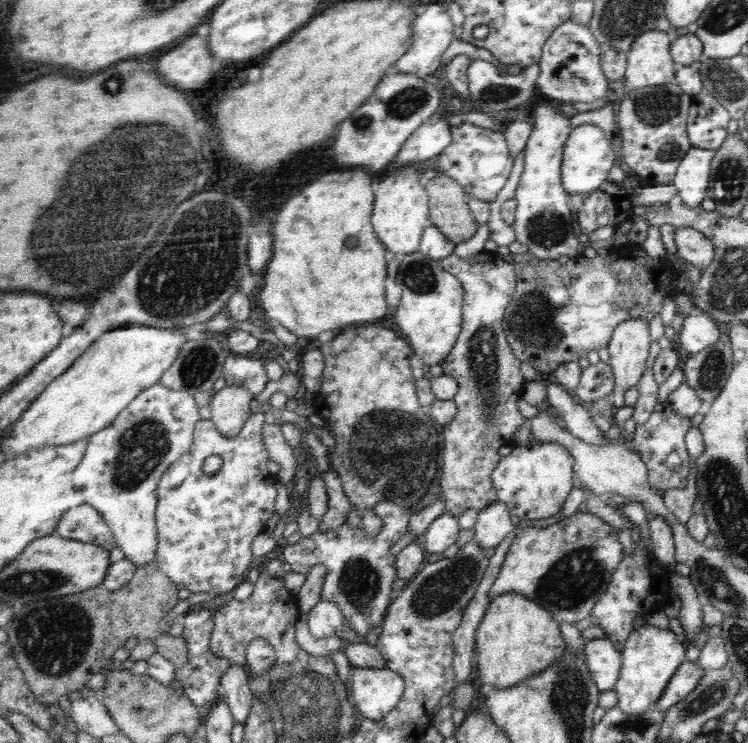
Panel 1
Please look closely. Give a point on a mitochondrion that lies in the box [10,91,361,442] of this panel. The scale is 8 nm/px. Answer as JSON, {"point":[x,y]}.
{"point":[123,152]}

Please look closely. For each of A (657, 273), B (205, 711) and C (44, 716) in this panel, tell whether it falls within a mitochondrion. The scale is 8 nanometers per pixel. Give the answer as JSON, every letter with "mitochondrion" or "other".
{"A":"other","B":"other","C":"other"}

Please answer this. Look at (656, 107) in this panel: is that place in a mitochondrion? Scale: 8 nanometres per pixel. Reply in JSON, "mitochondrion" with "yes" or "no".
{"mitochondrion":"yes"}

